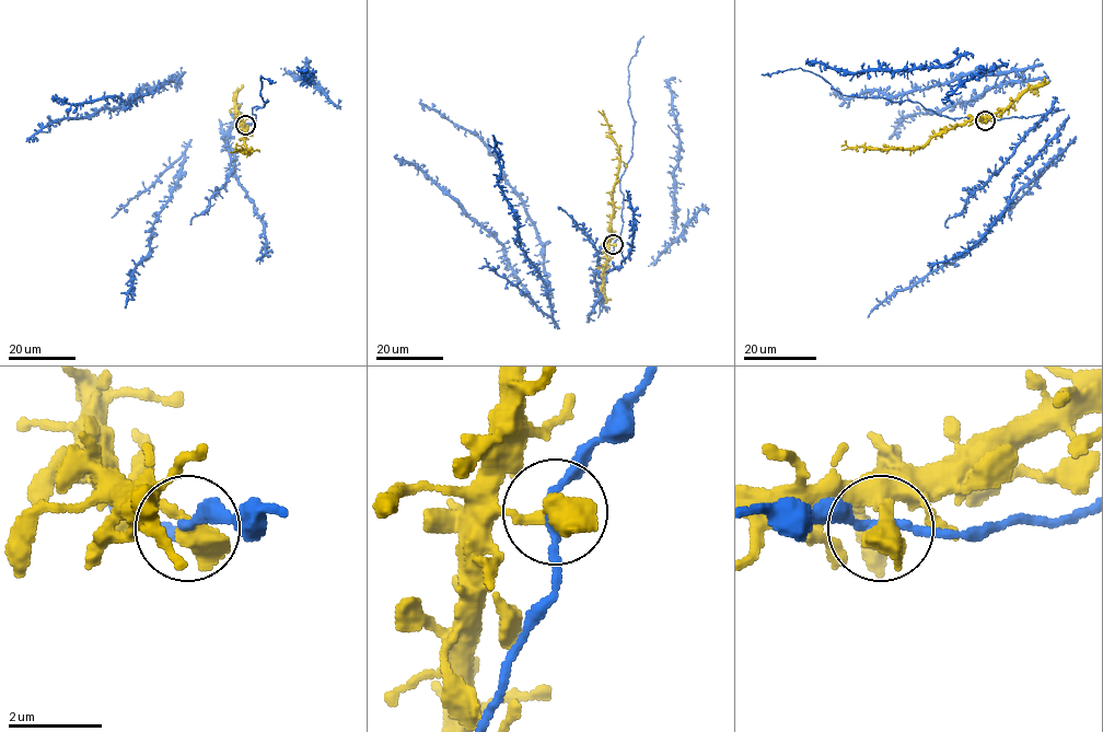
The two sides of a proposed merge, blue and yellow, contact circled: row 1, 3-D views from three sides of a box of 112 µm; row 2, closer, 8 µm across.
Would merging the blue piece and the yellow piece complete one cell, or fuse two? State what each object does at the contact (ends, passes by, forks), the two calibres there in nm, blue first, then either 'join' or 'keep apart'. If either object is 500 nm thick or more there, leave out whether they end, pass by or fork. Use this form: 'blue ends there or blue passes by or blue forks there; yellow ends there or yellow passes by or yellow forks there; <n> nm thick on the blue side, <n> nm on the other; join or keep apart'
150 nm thick on the blue side, 600 nm on the other; join

